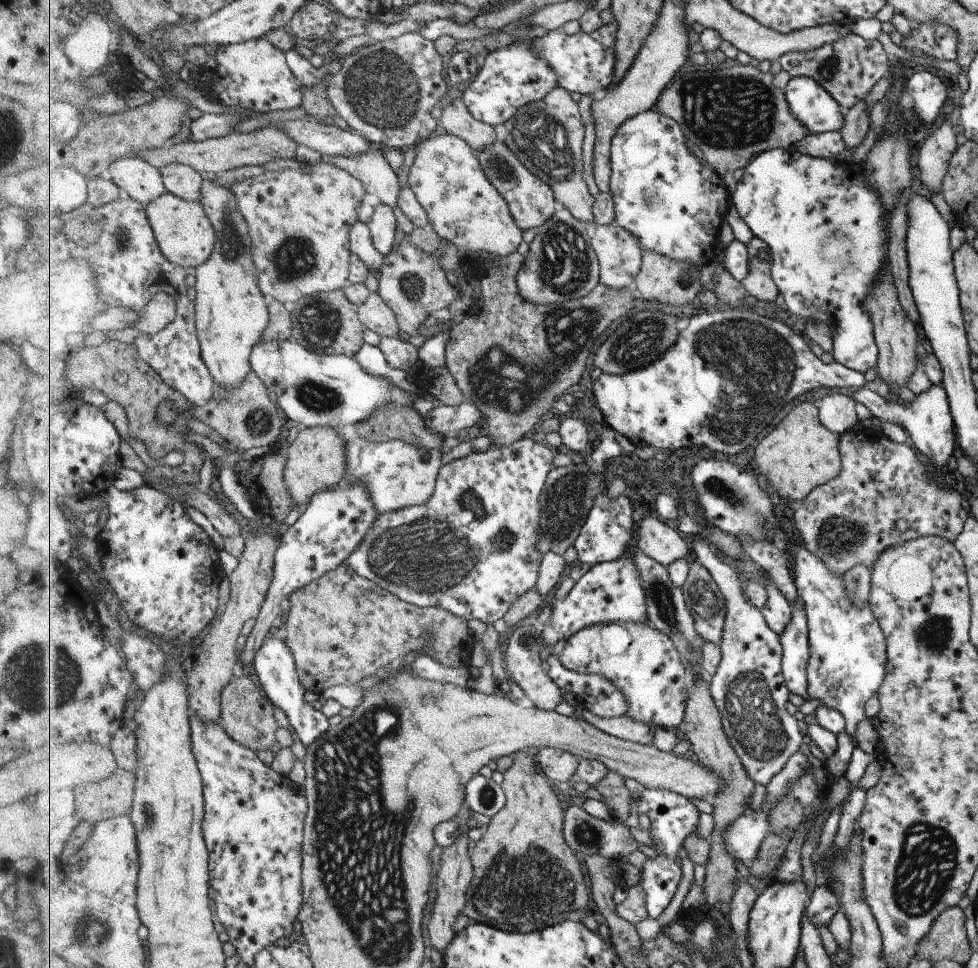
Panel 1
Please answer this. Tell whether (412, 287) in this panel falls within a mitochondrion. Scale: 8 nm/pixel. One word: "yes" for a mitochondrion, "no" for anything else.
yes

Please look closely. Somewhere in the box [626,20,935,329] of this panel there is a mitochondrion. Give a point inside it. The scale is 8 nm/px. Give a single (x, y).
(734, 112)

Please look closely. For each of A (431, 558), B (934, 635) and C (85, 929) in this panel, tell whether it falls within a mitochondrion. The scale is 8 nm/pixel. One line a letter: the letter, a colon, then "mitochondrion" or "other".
A: mitochondrion
B: mitochondrion
C: mitochondrion

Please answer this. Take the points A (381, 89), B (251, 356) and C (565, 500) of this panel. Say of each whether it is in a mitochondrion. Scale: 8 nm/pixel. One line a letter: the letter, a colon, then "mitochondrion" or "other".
A: mitochondrion
B: other
C: mitochondrion

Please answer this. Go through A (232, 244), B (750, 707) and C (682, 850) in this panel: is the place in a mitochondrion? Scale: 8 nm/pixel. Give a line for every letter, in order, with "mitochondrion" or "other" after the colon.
A: mitochondrion
B: mitochondrion
C: other

